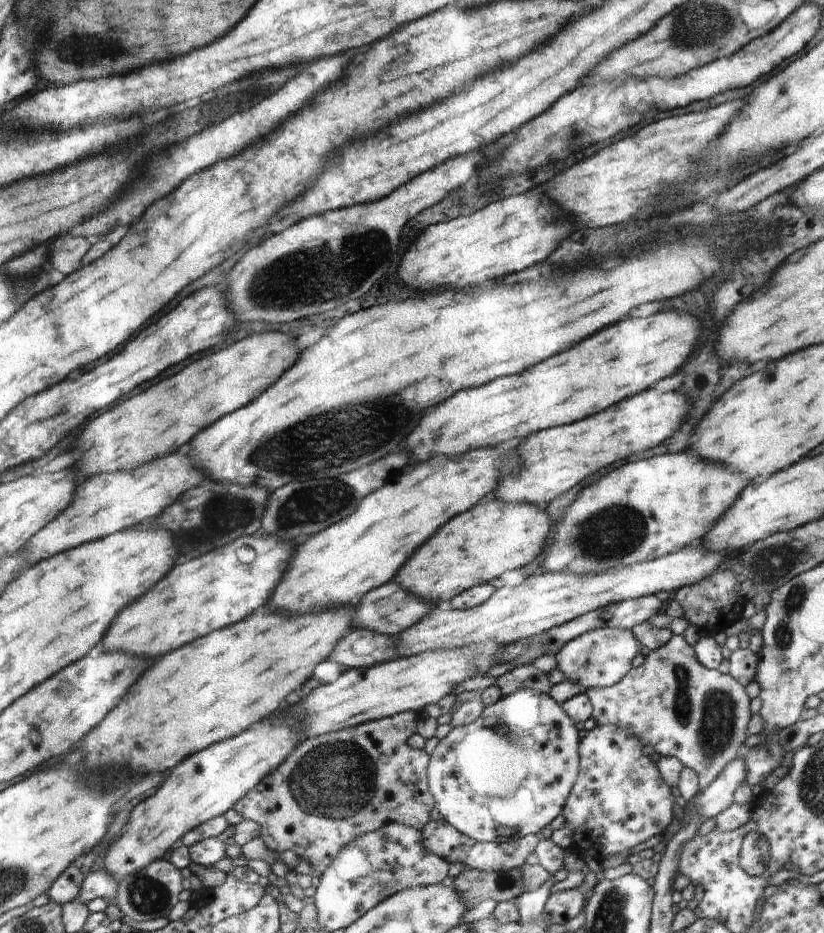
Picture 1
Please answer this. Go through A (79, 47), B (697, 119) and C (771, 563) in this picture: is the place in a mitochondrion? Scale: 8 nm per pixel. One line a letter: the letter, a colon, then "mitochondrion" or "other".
A: mitochondrion
B: other
C: mitochondrion

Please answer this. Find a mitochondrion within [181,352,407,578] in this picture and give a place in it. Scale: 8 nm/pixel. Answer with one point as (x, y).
(306, 507)

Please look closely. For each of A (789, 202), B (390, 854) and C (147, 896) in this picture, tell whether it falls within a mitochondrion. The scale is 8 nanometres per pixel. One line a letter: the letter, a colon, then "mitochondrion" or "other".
A: other
B: other
C: mitochondrion

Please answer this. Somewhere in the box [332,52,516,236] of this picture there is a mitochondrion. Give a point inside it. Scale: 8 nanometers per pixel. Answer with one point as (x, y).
(465, 195)

